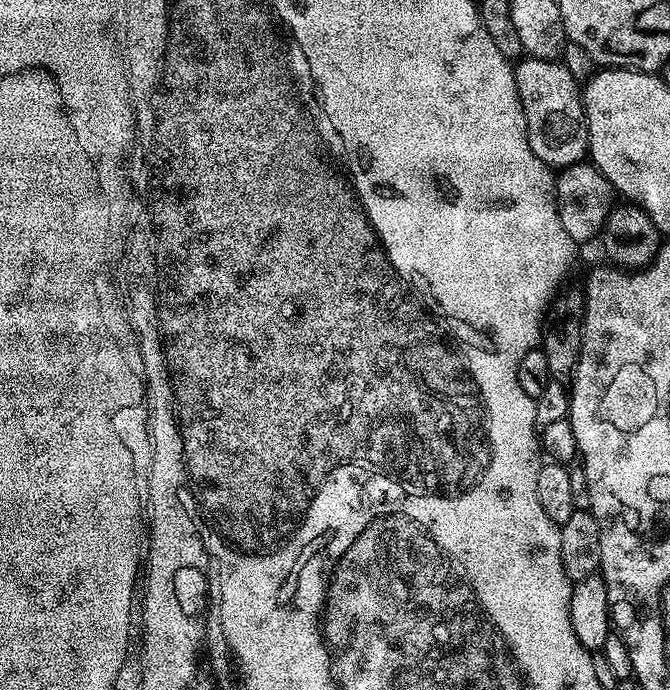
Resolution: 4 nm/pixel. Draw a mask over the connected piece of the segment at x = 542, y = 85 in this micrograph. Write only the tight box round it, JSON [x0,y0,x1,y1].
[512,55,588,170]

